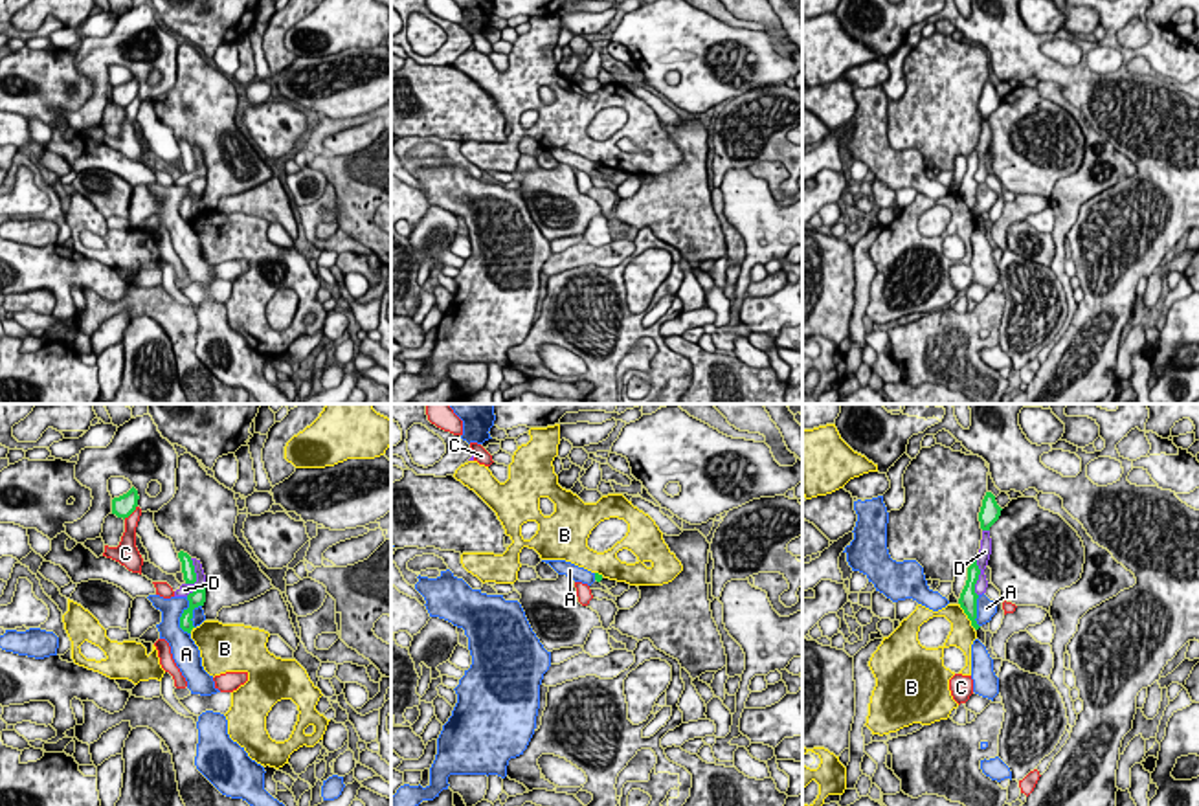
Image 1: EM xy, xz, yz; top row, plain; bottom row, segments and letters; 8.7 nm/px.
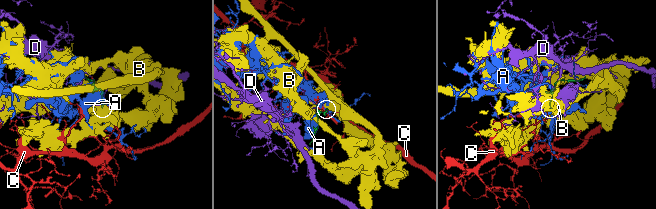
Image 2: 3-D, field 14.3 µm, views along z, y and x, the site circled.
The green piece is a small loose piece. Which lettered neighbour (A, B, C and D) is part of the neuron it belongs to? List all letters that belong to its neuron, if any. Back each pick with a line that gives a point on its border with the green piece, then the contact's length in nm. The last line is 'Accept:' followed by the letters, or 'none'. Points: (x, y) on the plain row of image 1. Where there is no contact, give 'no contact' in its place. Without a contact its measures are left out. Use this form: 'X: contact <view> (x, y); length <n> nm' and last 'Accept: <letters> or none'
Accept: none

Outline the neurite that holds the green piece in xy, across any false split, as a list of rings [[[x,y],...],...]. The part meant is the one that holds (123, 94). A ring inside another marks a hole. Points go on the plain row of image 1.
[[[132,75],[127,83],[112,88],[112,103],[118,106],[129,106],[138,95],[138,79]]]

